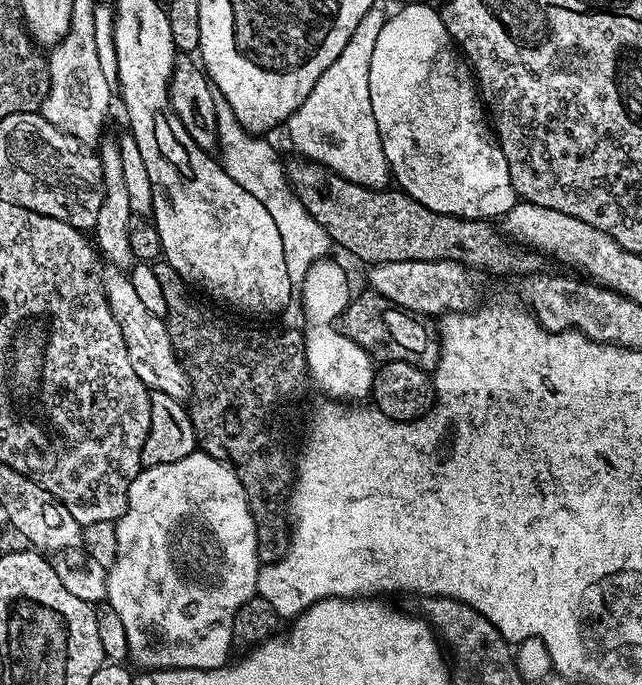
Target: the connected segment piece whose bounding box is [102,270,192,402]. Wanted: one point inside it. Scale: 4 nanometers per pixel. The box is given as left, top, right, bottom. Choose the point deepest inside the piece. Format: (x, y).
(148, 346)

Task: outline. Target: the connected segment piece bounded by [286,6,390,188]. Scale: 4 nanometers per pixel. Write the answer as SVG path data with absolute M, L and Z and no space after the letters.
M380 6L366 10L358 30L346 42L346 50L330 62L330 66L314 82L314 90L298 106L294 115L286 121L288 136L299 155L315 164L322 164L334 174L367 188L382 188L389 183L390 173L386 154L378 134L378 122L374 122L374 110L370 102L370 58L374 54L374 42L382 34L386 12Z

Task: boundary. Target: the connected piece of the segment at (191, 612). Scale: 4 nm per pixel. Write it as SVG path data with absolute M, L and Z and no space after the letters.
M199 450L191 452L178 462L170 462L166 466L144 468L134 478L128 491L126 510L115 521L117 530L117 557L112 568L107 569L108 592L106 603L118 610L118 618L122 622L122 630L126 630L128 656L137 664L137 669L154 668L222 668L229 663L228 652L233 651L232 627L234 614L238 614L238 606L256 595L256 579L261 570L260 559L256 553L256 524L252 521L250 506L246 494L242 490L242 482L234 474L234 470L223 459L215 460Z

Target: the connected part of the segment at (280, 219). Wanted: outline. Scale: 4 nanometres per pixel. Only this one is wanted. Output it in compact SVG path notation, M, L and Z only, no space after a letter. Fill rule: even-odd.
M217 95L214 106L216 115L216 148L218 149L218 159L220 164L242 186L242 190L247 190L274 218L278 226L278 234L282 234L282 254L286 254L286 274L290 274L290 282L294 286L299 286L306 278L306 270L314 266L314 262L325 259L329 255L328 251L333 251L334 245L326 230L310 218L306 206L298 198L296 192L292 191L292 184L288 181L288 174L285 165L281 164L280 156L276 153L274 145L260 134L247 132L234 118L234 110L230 110L230 102L226 98Z

